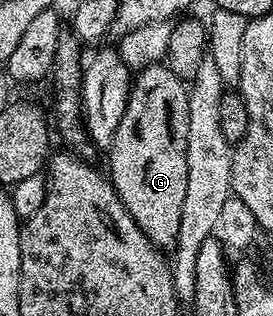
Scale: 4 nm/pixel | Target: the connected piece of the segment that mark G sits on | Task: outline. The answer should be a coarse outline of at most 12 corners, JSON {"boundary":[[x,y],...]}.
{"boundary":[[132,78],[107,151],[123,207],[162,251],[186,198],[186,82]]}

